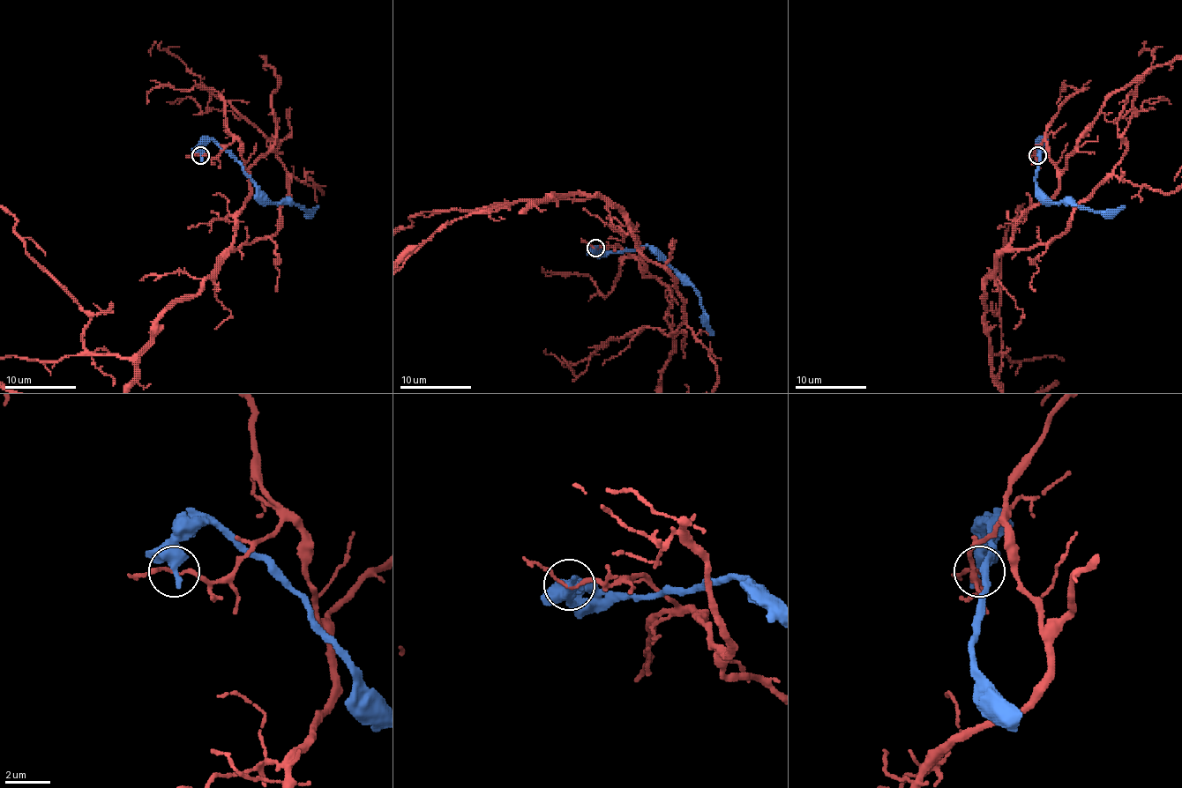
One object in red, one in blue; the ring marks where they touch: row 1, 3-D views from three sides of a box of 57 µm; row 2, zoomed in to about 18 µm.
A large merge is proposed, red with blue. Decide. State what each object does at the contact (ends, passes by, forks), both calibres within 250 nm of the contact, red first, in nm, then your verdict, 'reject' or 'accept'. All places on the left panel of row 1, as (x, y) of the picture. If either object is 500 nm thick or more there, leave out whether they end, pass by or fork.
calibres 110 and 600 nm; reject

